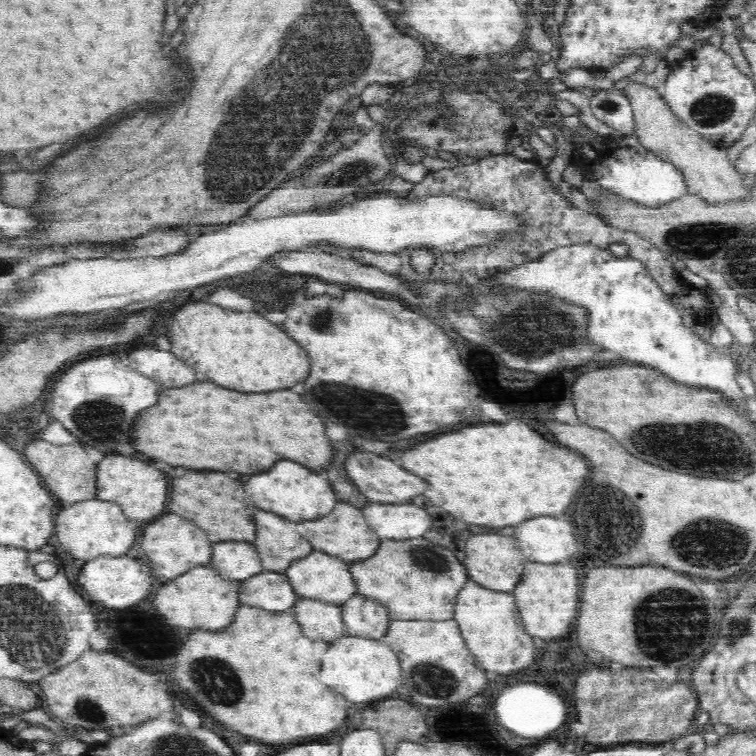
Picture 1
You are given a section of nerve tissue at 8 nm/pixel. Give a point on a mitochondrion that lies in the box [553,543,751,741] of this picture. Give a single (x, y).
(659, 633)

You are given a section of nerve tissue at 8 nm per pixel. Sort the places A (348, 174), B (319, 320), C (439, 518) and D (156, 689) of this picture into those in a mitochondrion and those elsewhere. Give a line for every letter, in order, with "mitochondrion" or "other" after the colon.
A: mitochondrion
B: mitochondrion
C: other
D: other

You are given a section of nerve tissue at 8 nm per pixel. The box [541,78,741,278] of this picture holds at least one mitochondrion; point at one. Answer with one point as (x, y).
(711, 109)

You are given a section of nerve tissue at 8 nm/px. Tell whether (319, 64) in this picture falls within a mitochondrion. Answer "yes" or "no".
yes

